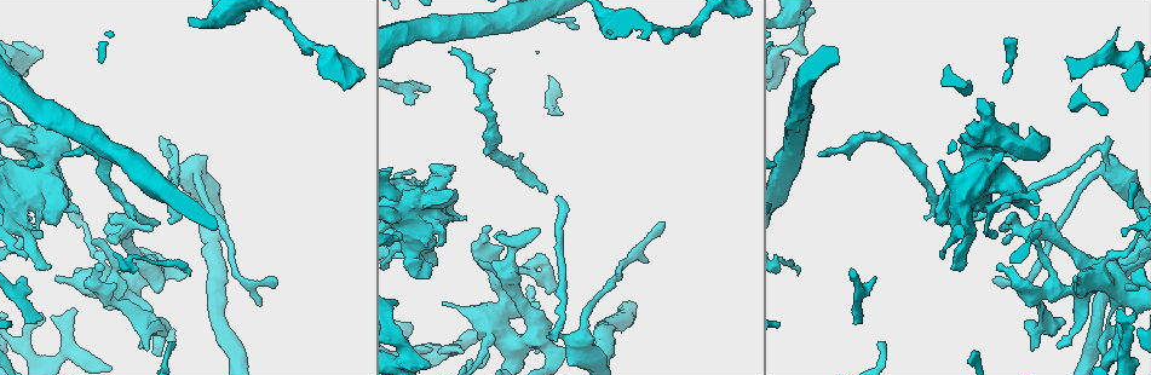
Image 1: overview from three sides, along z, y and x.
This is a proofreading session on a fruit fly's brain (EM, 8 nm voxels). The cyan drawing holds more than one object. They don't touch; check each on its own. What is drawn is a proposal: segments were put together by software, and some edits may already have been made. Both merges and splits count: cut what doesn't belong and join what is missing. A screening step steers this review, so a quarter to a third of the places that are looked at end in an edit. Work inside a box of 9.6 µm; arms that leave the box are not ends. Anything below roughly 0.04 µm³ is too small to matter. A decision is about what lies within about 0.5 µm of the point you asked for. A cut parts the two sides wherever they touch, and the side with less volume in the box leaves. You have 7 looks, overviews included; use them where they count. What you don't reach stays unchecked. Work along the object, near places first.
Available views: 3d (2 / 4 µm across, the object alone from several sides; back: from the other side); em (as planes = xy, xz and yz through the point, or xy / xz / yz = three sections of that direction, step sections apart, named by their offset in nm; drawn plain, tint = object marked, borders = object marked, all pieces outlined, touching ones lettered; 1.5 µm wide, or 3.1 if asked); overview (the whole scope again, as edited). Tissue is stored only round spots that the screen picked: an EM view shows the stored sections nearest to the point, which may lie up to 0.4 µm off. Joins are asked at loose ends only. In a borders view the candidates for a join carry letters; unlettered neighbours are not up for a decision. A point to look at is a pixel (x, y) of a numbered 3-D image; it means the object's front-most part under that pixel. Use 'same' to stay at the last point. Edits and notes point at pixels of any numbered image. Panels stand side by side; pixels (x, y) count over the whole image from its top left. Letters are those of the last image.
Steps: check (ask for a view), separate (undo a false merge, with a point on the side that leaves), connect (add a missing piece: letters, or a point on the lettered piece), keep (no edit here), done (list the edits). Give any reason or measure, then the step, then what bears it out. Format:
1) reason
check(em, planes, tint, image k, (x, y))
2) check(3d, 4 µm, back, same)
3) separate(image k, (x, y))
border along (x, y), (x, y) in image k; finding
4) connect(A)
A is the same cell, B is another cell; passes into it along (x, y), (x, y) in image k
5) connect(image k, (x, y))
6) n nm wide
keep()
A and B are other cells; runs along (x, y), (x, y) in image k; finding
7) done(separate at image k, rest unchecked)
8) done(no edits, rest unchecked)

free end
check(em, planes, borders, image 1, (275, 280))

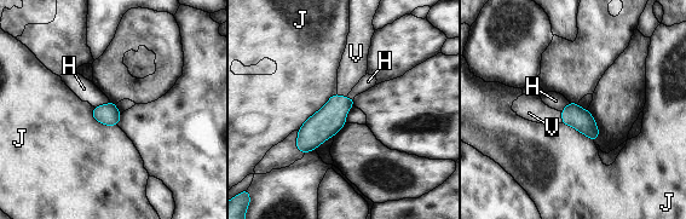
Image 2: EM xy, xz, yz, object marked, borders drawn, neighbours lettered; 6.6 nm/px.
connect(V)
V is the same cell, H and J are other cells; it goes on there

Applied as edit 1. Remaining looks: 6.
two arms in line, one across
check(3d, 2 µm, image 1, (504, 307))

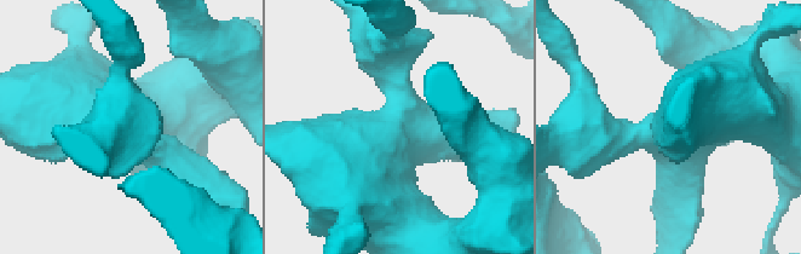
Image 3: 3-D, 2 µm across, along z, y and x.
now the EM
check(em, planes, borders, image 3, (400, 123))

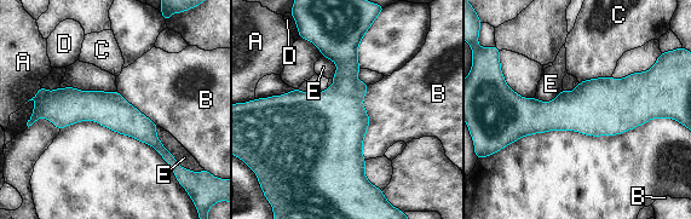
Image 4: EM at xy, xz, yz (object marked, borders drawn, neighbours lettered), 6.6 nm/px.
keep()
A, B, C, D and E are other cells; border along (369, 85), (364, 159) in image 4; all the same neuron

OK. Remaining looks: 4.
an open end
check(3d, 2 µm, image 1, (1102, 356))

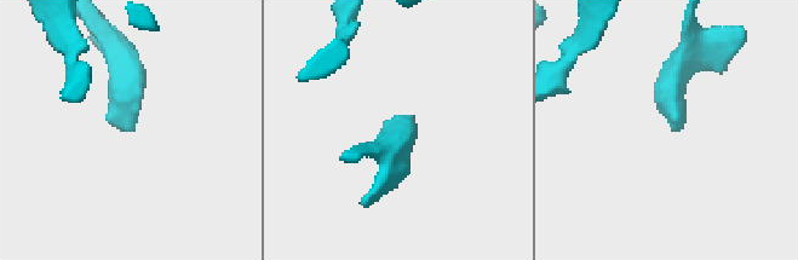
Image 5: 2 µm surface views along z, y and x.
check(em, yz, step 4, tint, image 5, (128, 128))

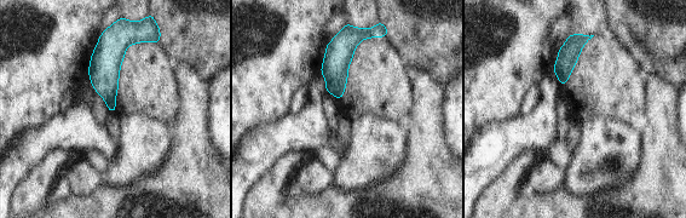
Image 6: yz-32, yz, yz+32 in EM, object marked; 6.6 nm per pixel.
check(em, planes, borders, same)

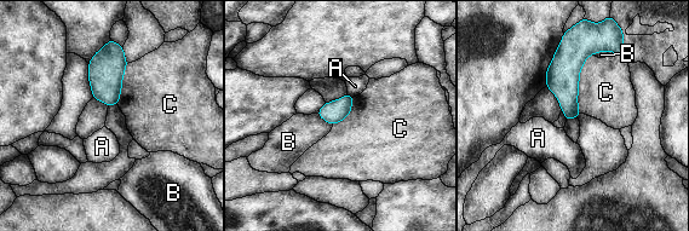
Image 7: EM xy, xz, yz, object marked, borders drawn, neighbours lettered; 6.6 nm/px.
120 nm wide; C touches over 400 nm
keep()
A, B and C are other cells; none of them fits

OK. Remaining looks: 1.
done(connect at image 2, rest unchecked)

